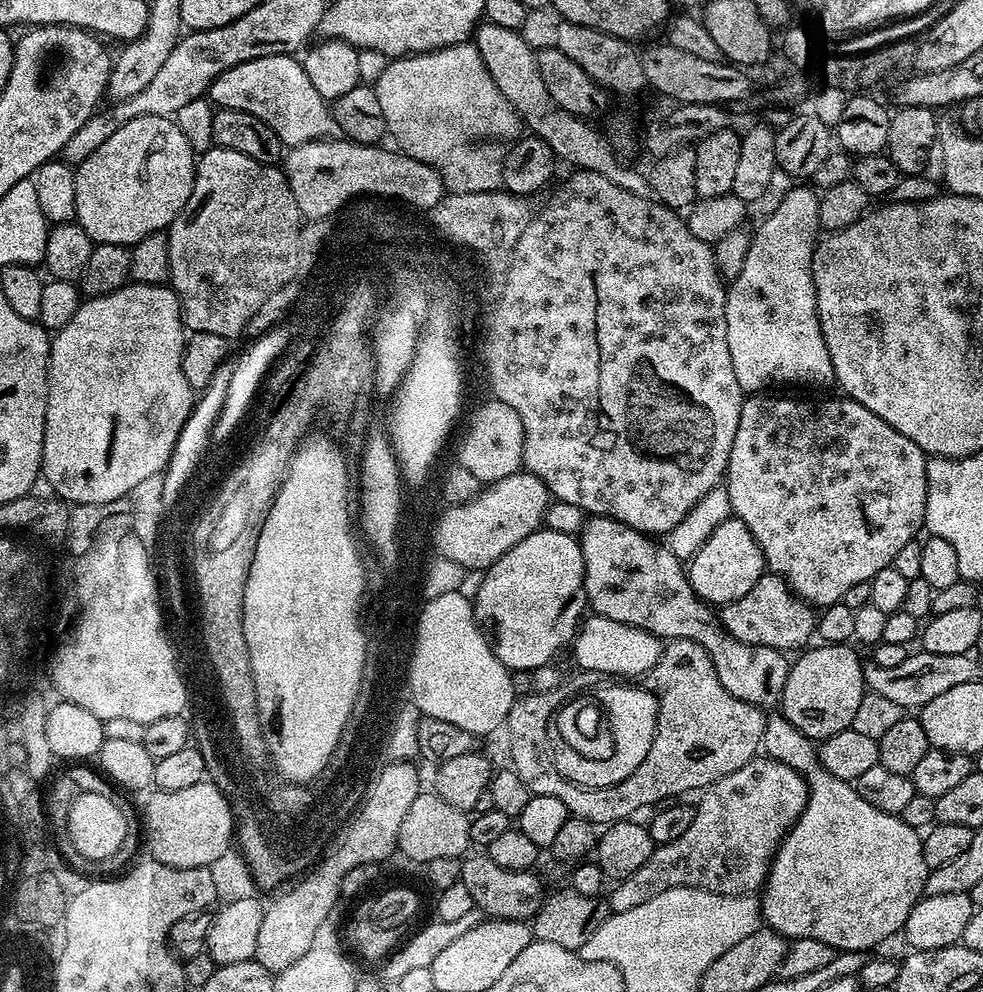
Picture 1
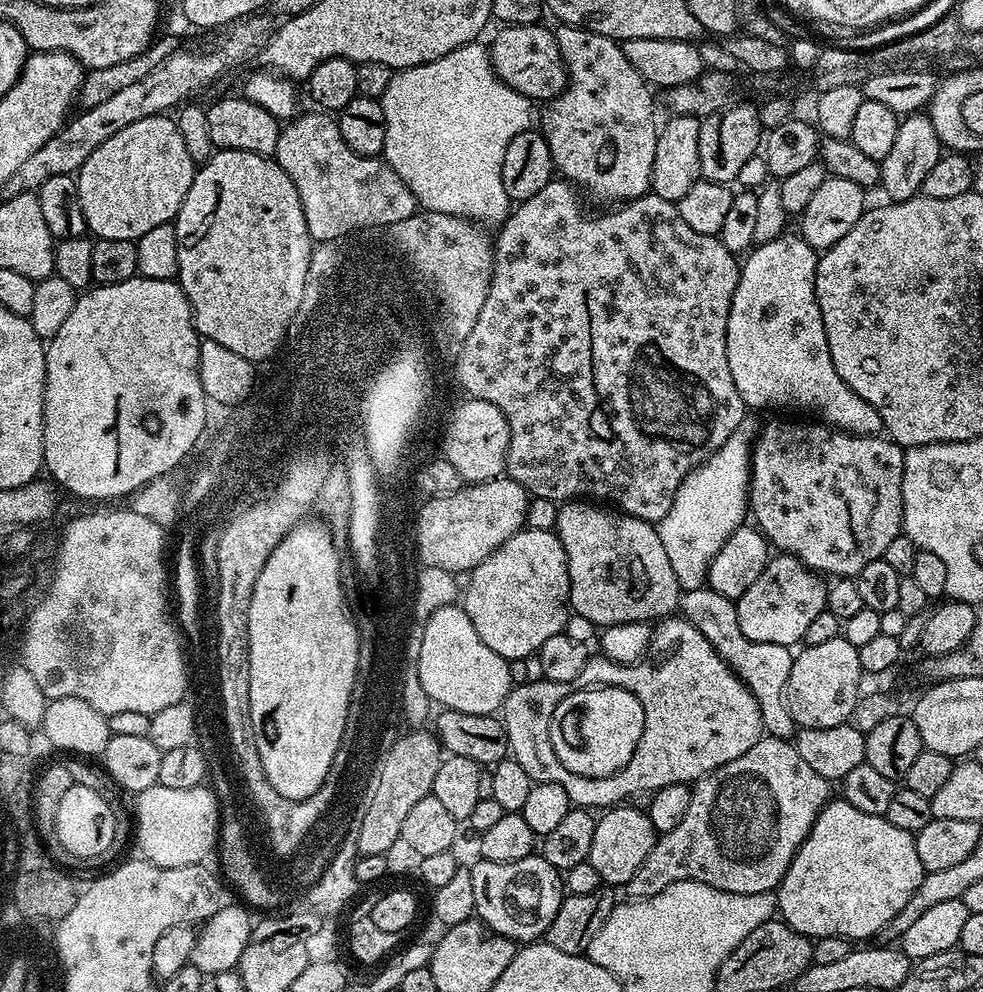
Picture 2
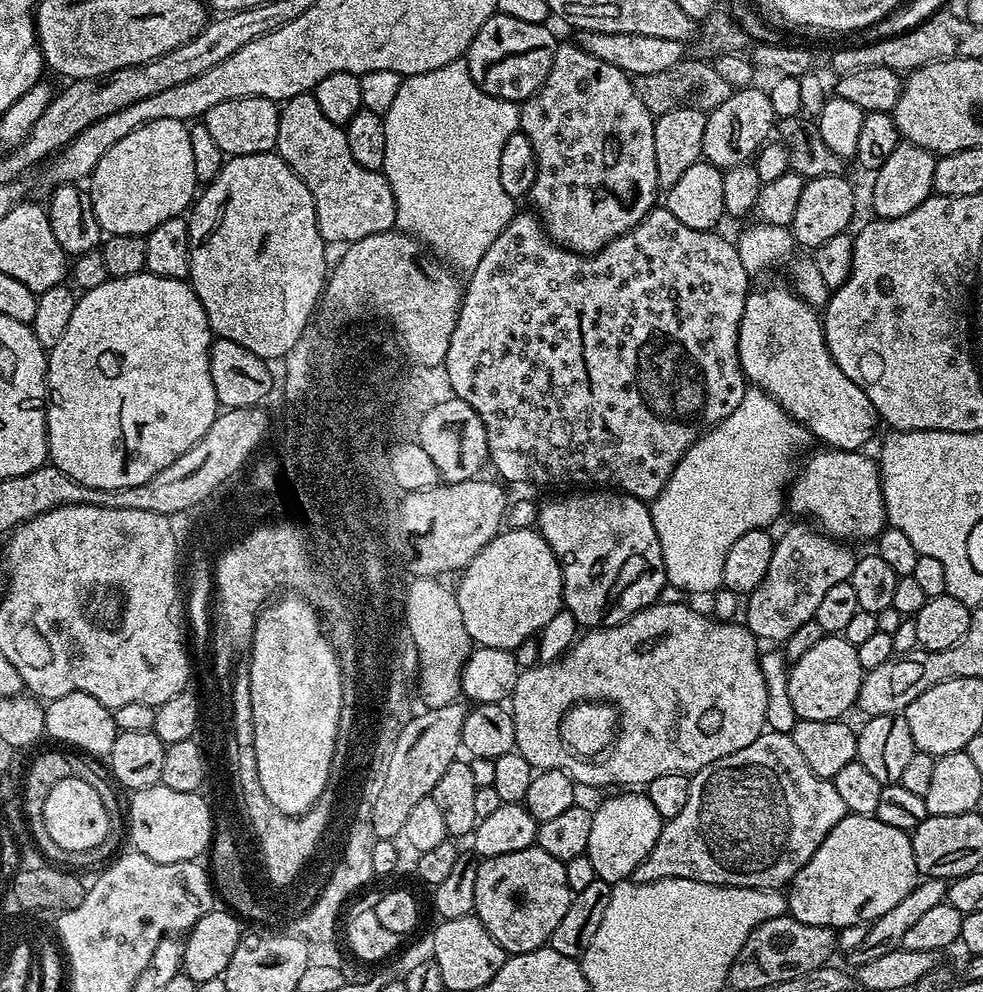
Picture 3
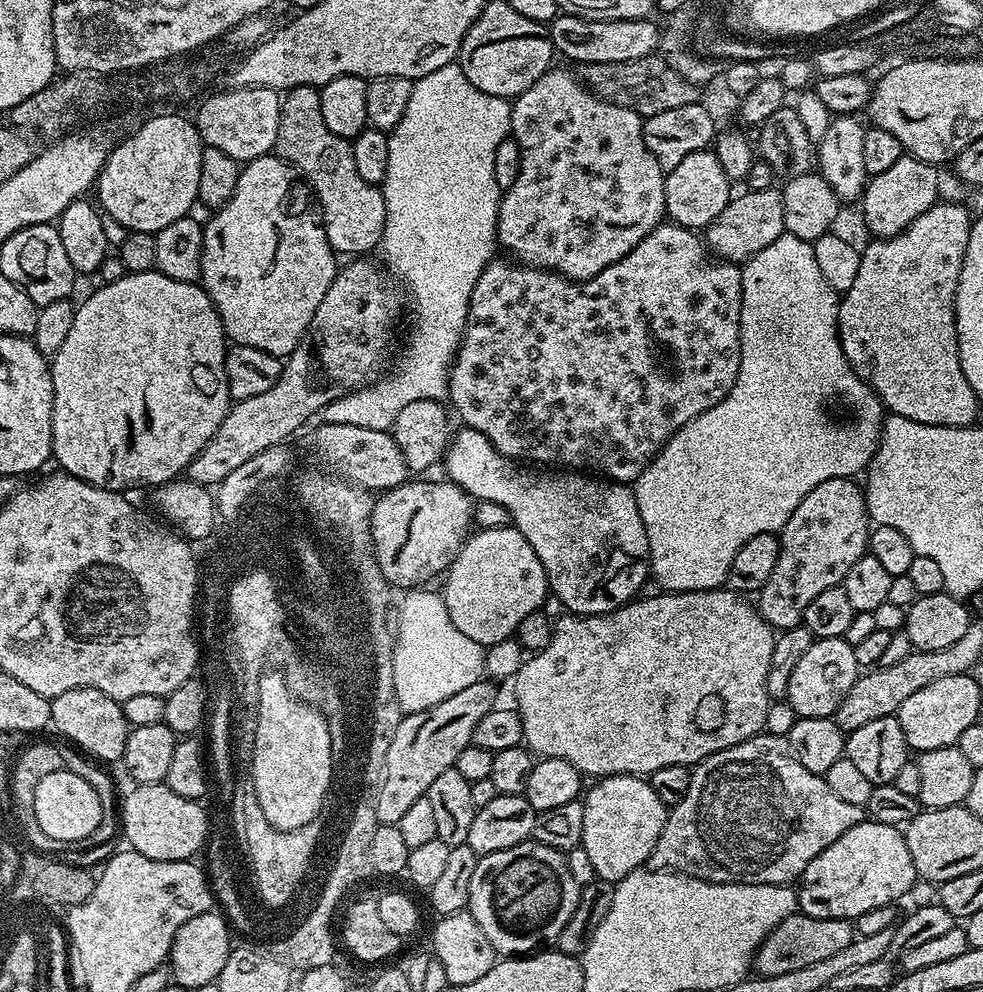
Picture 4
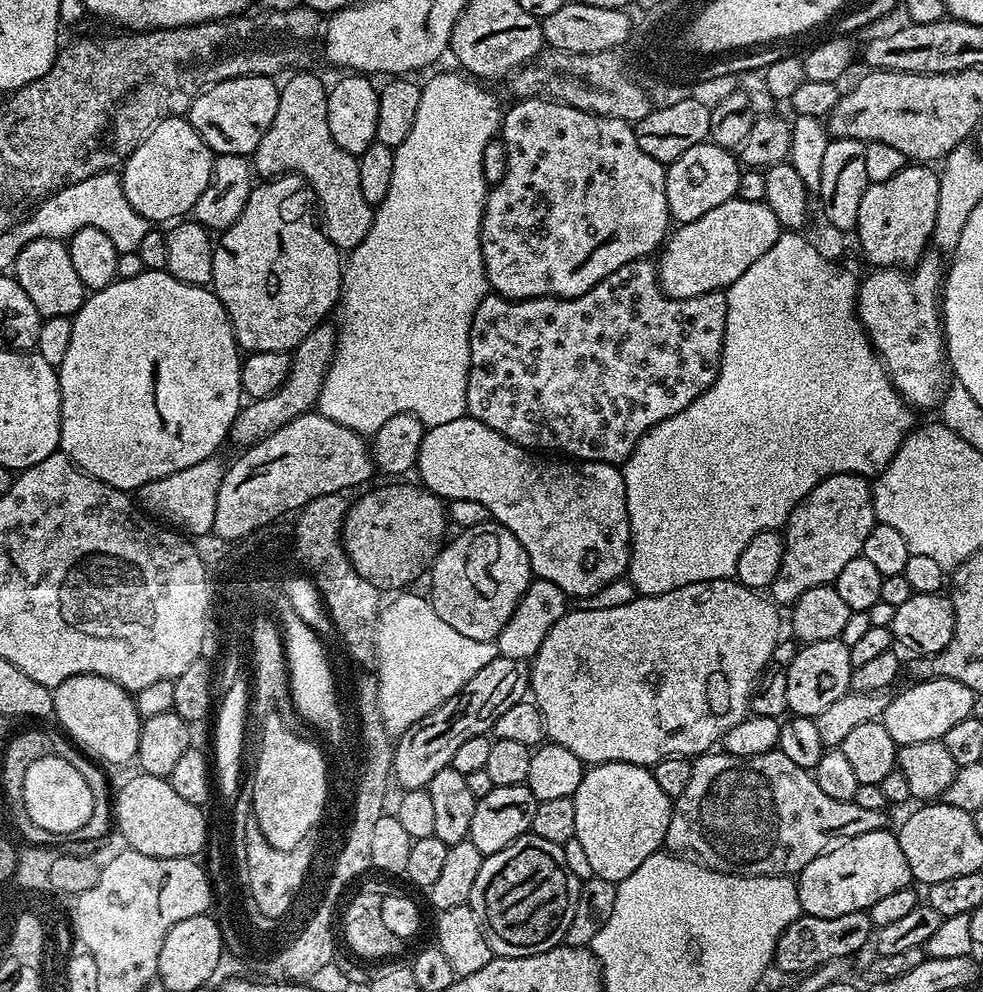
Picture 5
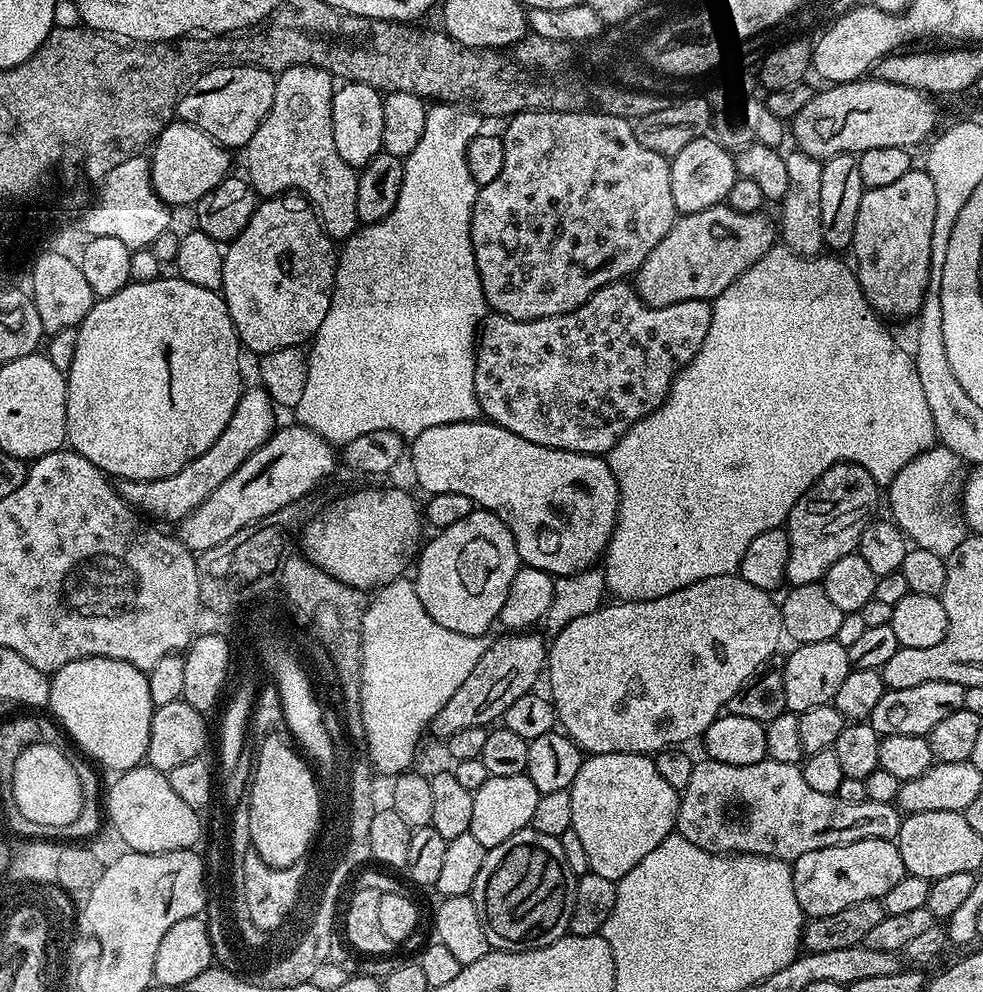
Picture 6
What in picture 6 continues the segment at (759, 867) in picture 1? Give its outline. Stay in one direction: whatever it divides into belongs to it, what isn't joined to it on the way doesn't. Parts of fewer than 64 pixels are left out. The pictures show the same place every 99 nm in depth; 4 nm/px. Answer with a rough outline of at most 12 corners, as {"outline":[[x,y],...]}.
{"outline":[[701,759],[675,831],[794,861],[895,841],[896,804],[818,794],[797,765]]}

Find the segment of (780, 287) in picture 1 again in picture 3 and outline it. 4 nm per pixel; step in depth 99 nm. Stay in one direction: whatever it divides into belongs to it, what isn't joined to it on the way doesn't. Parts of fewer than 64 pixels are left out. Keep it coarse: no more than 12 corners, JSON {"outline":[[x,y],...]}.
{"outline":[[791,287],[749,291],[744,379],[821,445],[859,452],[874,402]]}

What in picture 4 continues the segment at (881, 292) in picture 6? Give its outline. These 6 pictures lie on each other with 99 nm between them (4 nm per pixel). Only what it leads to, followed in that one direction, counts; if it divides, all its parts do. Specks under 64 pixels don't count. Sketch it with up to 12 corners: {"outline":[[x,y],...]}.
{"outline":[[906,154],[858,204],[871,235],[897,236],[937,204],[933,165]]}

